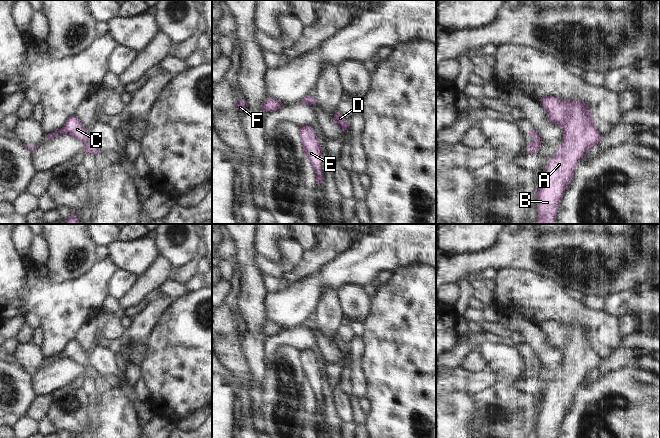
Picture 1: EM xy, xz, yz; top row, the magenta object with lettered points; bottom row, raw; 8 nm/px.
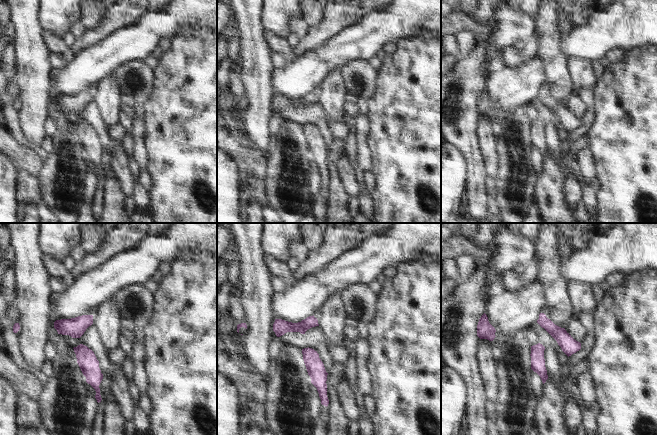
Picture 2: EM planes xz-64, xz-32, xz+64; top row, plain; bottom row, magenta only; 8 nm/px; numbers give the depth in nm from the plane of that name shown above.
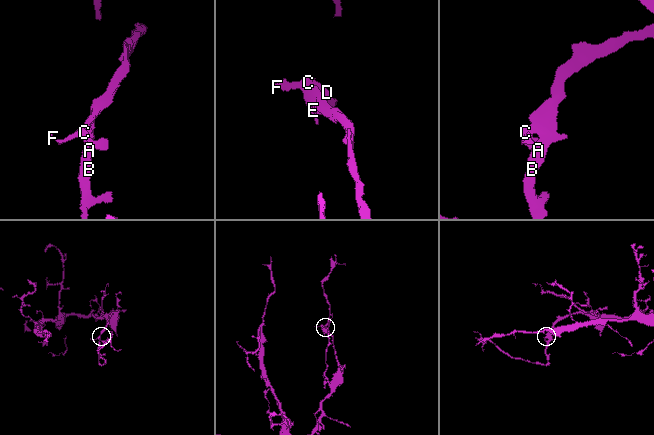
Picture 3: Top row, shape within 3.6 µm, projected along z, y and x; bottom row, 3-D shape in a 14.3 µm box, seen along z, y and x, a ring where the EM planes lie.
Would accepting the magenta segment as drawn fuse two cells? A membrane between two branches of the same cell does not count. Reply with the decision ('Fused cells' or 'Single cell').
Single cell.

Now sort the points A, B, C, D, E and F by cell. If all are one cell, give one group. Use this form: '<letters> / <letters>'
A B C D E F

